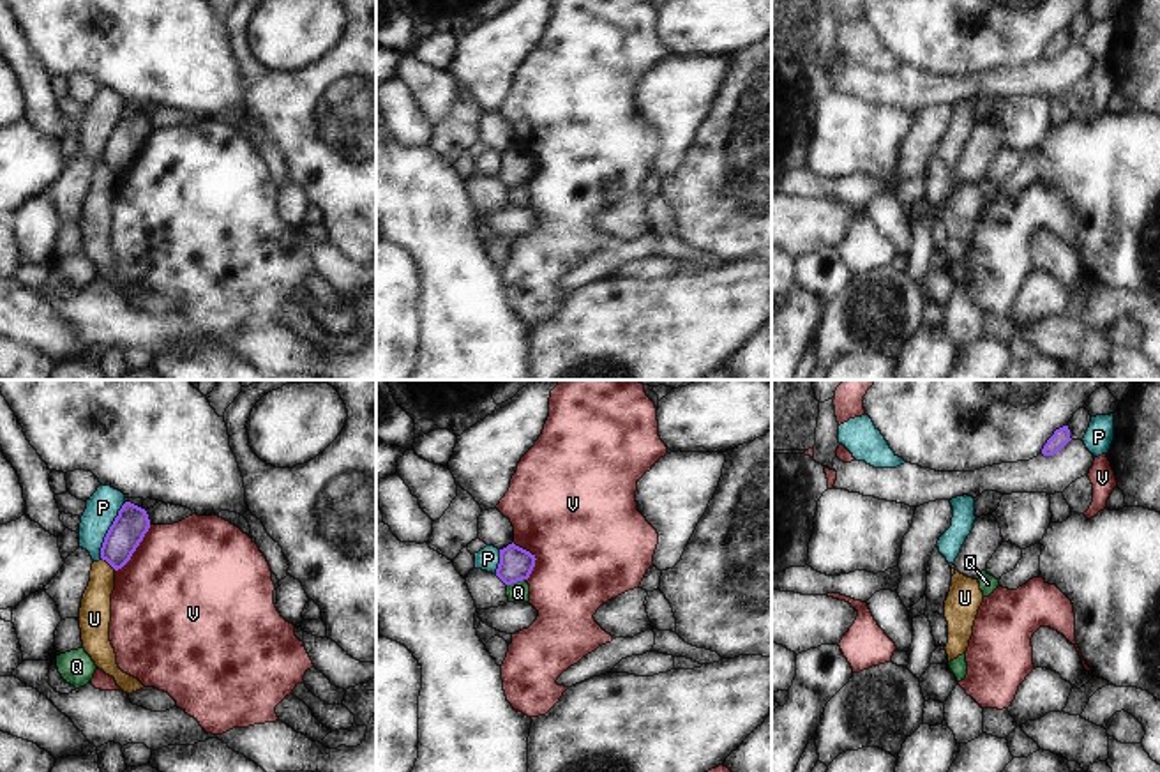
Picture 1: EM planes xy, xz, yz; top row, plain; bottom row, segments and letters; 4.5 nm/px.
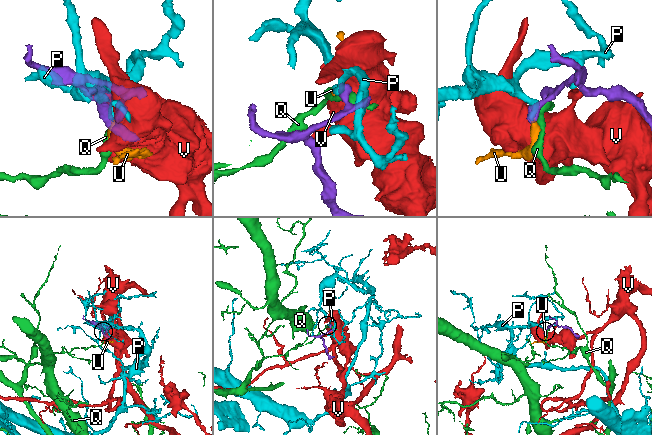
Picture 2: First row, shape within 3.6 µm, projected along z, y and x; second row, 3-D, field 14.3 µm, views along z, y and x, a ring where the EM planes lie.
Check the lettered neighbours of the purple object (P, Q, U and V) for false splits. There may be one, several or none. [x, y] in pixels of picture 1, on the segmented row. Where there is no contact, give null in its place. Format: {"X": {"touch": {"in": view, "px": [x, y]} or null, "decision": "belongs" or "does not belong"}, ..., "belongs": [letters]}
{"P": {"touch": {"in": "xy", "px": [108, 530]}, "decision": "does not belong"}, "Q": {"touch": {"in": "xz", "px": [516, 582]}, "decision": "does not belong"}, "U": {"touch": {"in": "xy", "px": [108, 562]}, "decision": "does not belong"}, "V": {"touch": {"in": "xy", "px": [135, 550]}, "decision": "does not belong"}, "belongs": []}

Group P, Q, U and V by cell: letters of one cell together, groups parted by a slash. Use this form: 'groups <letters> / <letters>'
groups P U / Q / V

